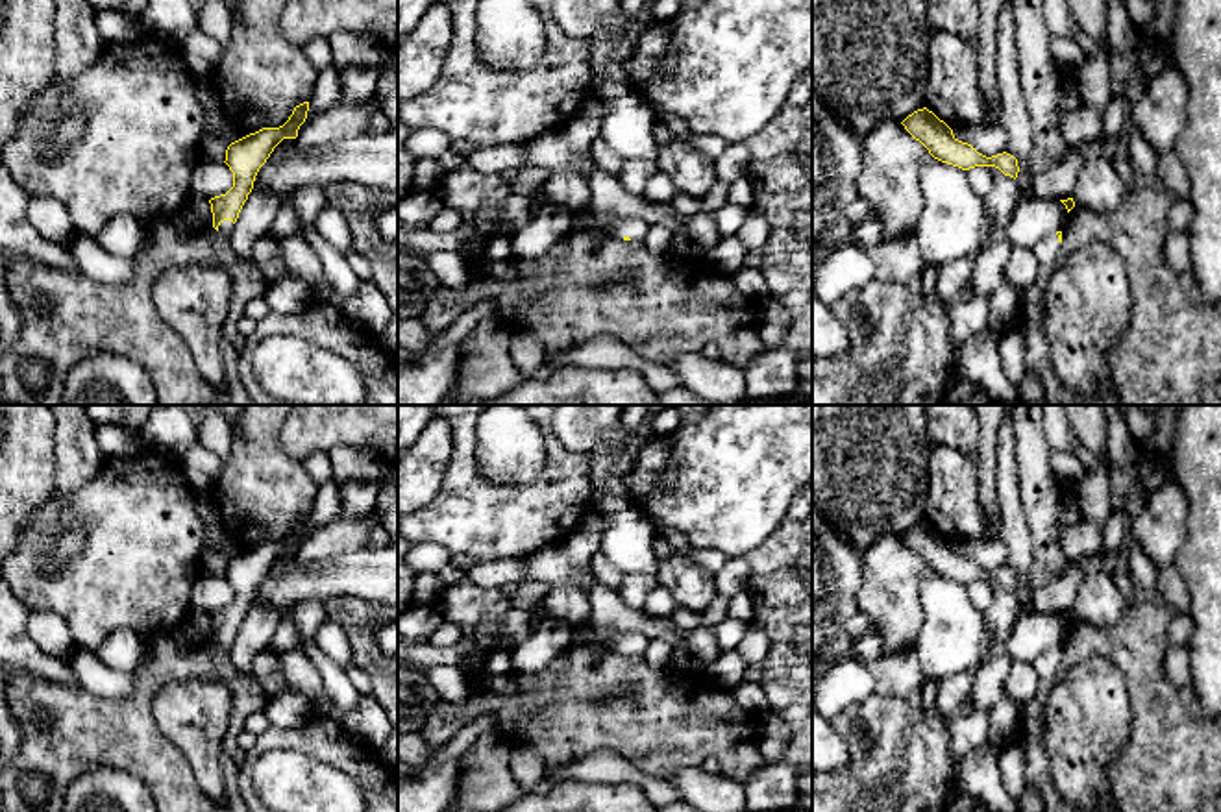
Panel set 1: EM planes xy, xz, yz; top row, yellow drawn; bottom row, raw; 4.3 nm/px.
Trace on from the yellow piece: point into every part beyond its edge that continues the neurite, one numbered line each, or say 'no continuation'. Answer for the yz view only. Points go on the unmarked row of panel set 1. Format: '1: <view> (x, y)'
1: yz (1046, 664)

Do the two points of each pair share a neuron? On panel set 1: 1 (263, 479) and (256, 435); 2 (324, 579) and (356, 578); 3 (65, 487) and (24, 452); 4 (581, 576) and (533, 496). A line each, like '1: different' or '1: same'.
1: same
2: same
3: different
4: different

